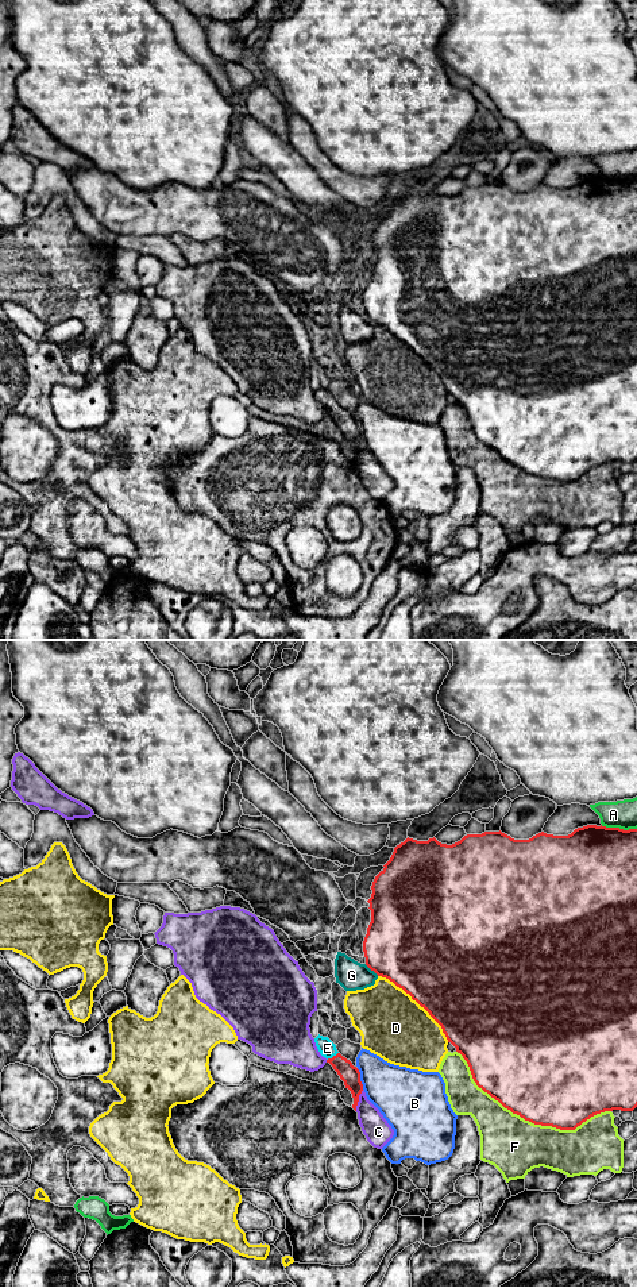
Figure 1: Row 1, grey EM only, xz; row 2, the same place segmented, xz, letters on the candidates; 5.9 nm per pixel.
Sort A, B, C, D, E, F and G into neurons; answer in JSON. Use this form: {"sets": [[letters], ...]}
{"sets": [["A"], ["B"], ["C"], ["D"], ["E"], ["F"], ["G"]]}

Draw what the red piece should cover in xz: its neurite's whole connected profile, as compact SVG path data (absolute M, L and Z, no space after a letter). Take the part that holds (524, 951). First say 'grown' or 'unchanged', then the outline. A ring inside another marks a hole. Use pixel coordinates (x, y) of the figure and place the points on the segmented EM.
unchanged; M587 825L575 829L568 836L553 836L544 832L529 840L514 840L499 832L484 832L482 834L467 834L460 841L447 845L439 842L435 837L428 841L406 838L394 848L390 860L385 868L375 876L371 890L371 898L367 901L371 910L371 922L363 941L366 965L378 976L386 977L397 987L412 996L429 1015L441 1026L448 1042L467 1061L472 1079L479 1088L498 1100L505 1108L520 1115L534 1125L552 1126L560 1130L575 1130L591 1117L613 1110L633 1111L637 1107L637 829L624 830L619 828L606 828Z

